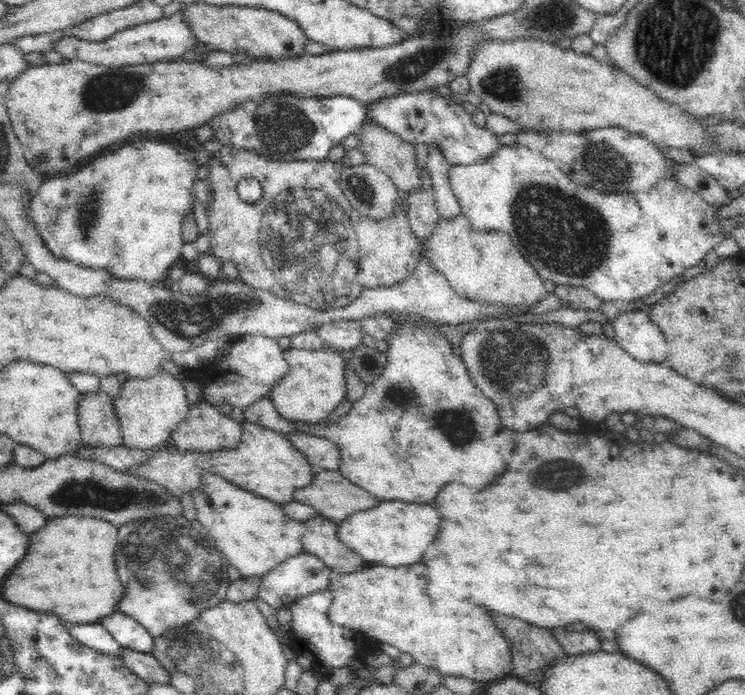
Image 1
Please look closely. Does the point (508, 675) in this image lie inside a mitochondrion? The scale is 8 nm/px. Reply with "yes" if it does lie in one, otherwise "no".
no

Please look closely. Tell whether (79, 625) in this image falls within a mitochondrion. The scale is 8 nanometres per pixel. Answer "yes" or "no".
no

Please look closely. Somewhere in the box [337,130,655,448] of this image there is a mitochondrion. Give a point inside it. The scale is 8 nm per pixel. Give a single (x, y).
(564, 233)

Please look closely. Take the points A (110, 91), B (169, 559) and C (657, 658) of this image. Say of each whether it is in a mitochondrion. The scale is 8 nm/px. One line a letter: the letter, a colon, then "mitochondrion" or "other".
A: mitochondrion
B: mitochondrion
C: other

